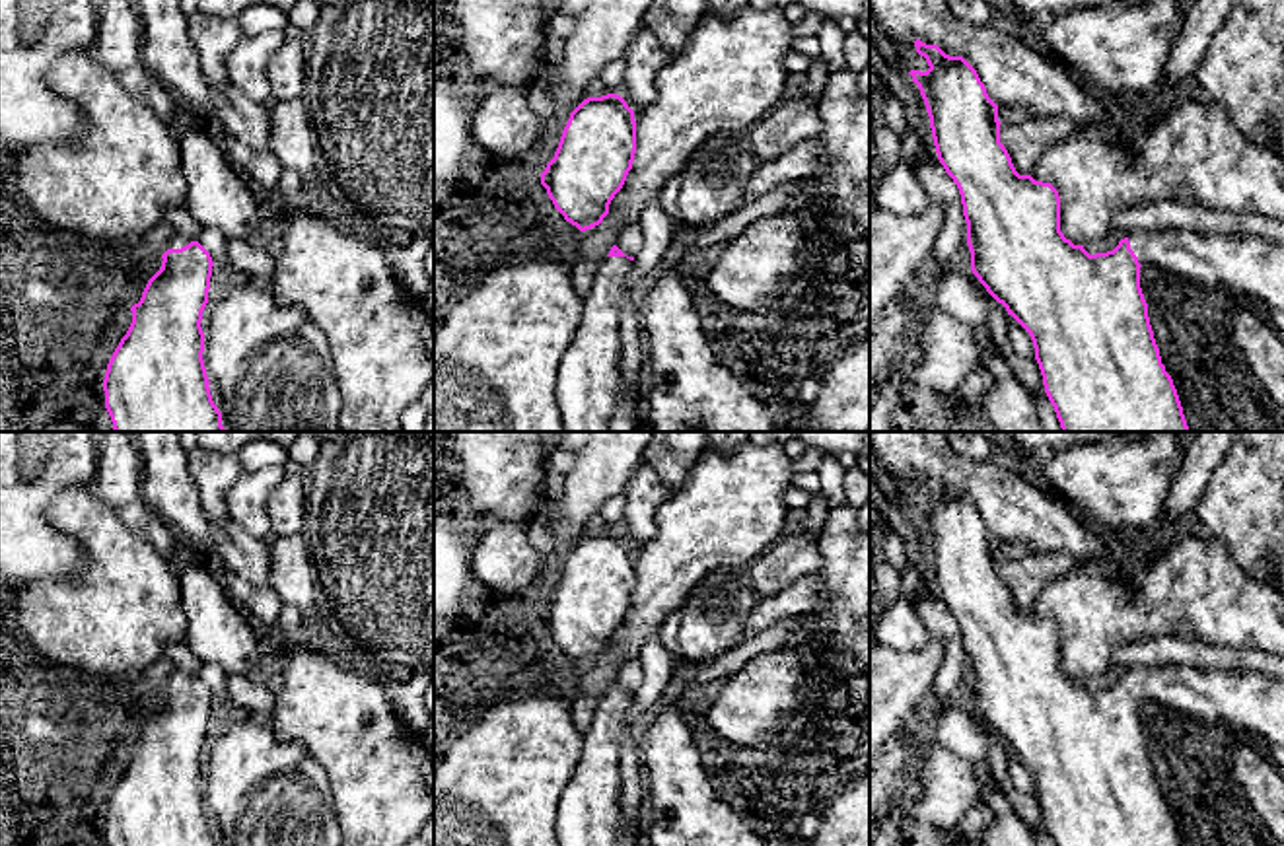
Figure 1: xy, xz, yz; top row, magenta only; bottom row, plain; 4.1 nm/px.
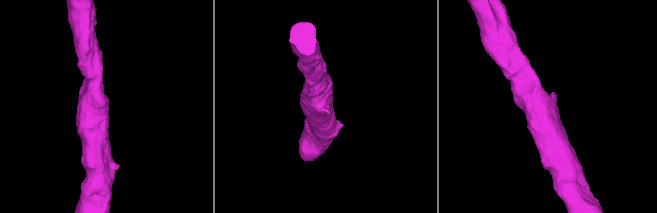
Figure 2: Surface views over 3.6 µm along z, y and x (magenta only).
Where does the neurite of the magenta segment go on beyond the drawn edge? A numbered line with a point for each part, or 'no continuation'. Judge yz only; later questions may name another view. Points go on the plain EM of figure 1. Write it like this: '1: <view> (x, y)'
1: yz (1249, 704)

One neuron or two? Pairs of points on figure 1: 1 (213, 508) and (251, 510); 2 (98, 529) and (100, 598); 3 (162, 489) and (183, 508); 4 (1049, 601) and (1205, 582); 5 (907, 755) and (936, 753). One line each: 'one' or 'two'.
1: two
2: one
3: one
4: one
5: two

